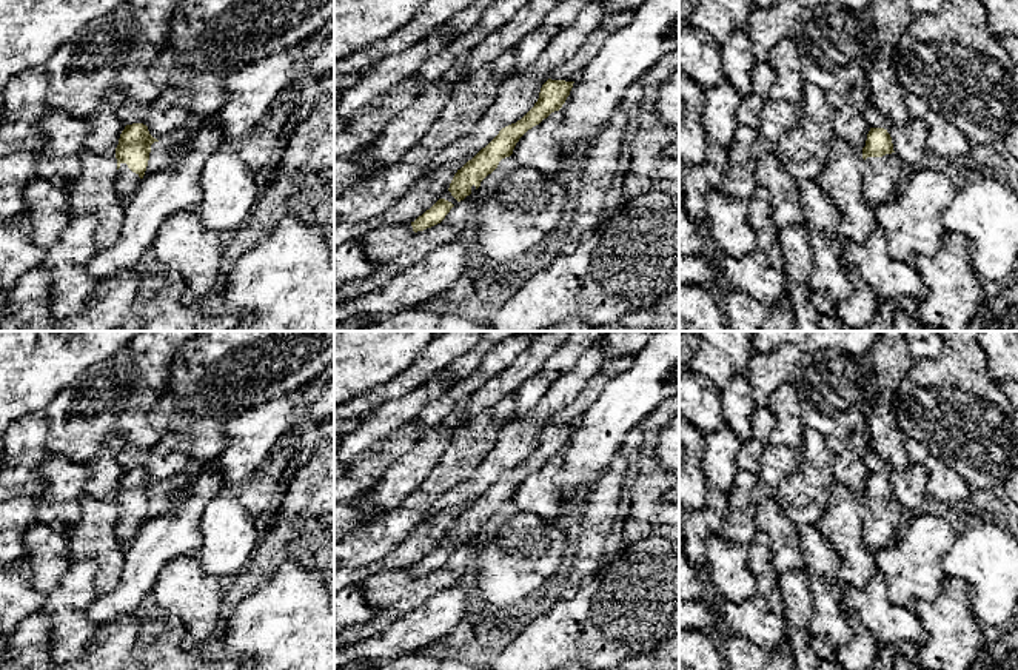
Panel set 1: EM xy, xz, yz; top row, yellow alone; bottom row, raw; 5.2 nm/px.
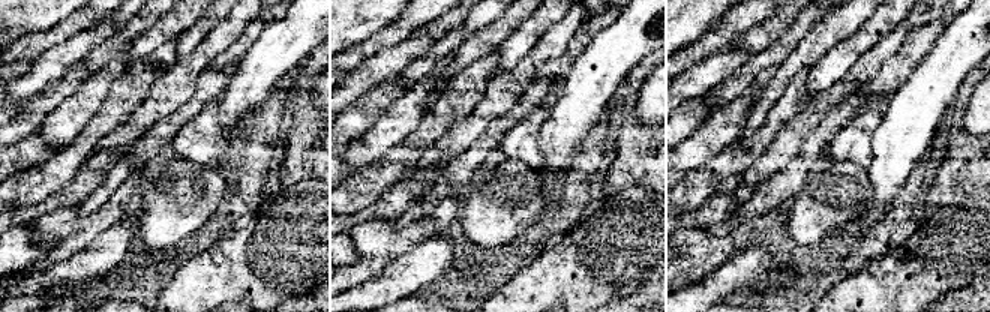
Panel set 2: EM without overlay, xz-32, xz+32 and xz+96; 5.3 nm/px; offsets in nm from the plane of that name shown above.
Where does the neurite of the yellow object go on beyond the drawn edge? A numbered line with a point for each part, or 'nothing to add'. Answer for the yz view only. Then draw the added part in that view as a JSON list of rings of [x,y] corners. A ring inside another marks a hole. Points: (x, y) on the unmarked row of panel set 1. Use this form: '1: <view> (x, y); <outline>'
1: yz (884, 521); [[[896,497],[882,502],[867,502],[864,518],[864,539],[878,553],[896,541],[907,525],[909,513]]]

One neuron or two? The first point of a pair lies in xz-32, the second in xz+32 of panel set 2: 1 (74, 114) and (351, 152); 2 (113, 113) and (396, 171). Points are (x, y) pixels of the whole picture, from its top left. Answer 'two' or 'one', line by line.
1: one
2: one

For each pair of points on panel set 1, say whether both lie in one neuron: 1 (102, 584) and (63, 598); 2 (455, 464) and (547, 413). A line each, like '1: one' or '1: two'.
1: two
2: two

